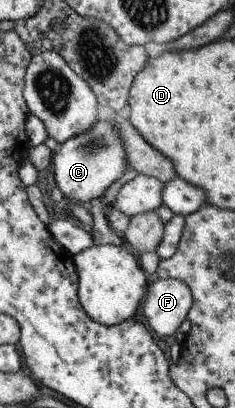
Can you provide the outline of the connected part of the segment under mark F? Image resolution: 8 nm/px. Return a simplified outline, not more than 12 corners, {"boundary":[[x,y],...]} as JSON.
{"boundary":[[154,277],[144,315],[172,337],[192,309],[182,279]]}

